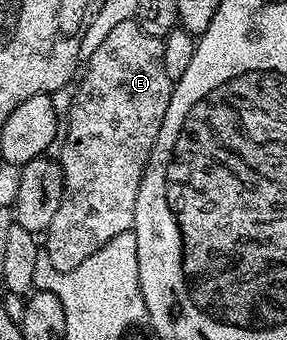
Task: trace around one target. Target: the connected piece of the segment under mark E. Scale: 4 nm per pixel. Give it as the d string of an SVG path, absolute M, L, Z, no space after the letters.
M136 20L117 23L101 47L86 58L82 73L58 146L57 160L63 172L61 207L45 234L45 251L58 273L81 267L109 239L134 226L137 191L173 88L165 75L162 40L141 31Z

